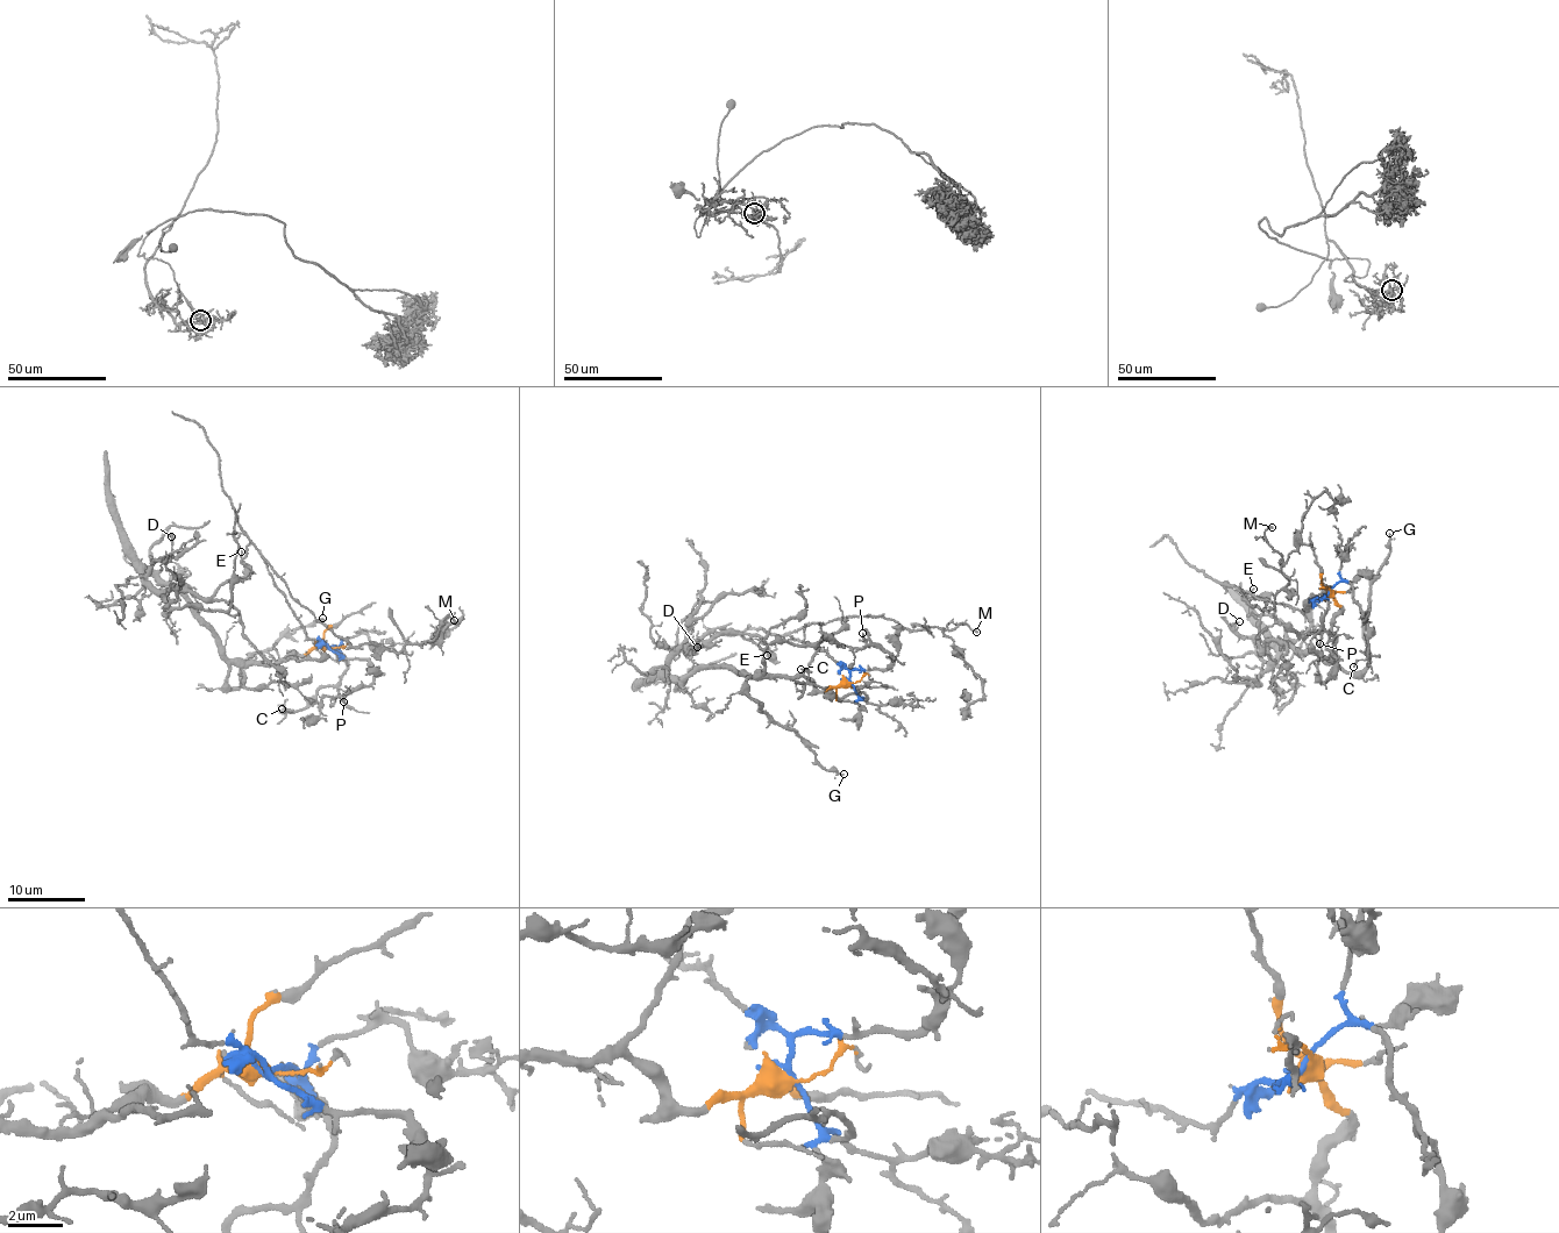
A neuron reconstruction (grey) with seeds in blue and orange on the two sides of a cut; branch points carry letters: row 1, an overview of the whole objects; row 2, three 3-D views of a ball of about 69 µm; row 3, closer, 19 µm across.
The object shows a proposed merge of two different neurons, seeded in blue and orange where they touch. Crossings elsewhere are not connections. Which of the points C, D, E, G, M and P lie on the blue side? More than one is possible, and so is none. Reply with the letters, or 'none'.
C, M, P

